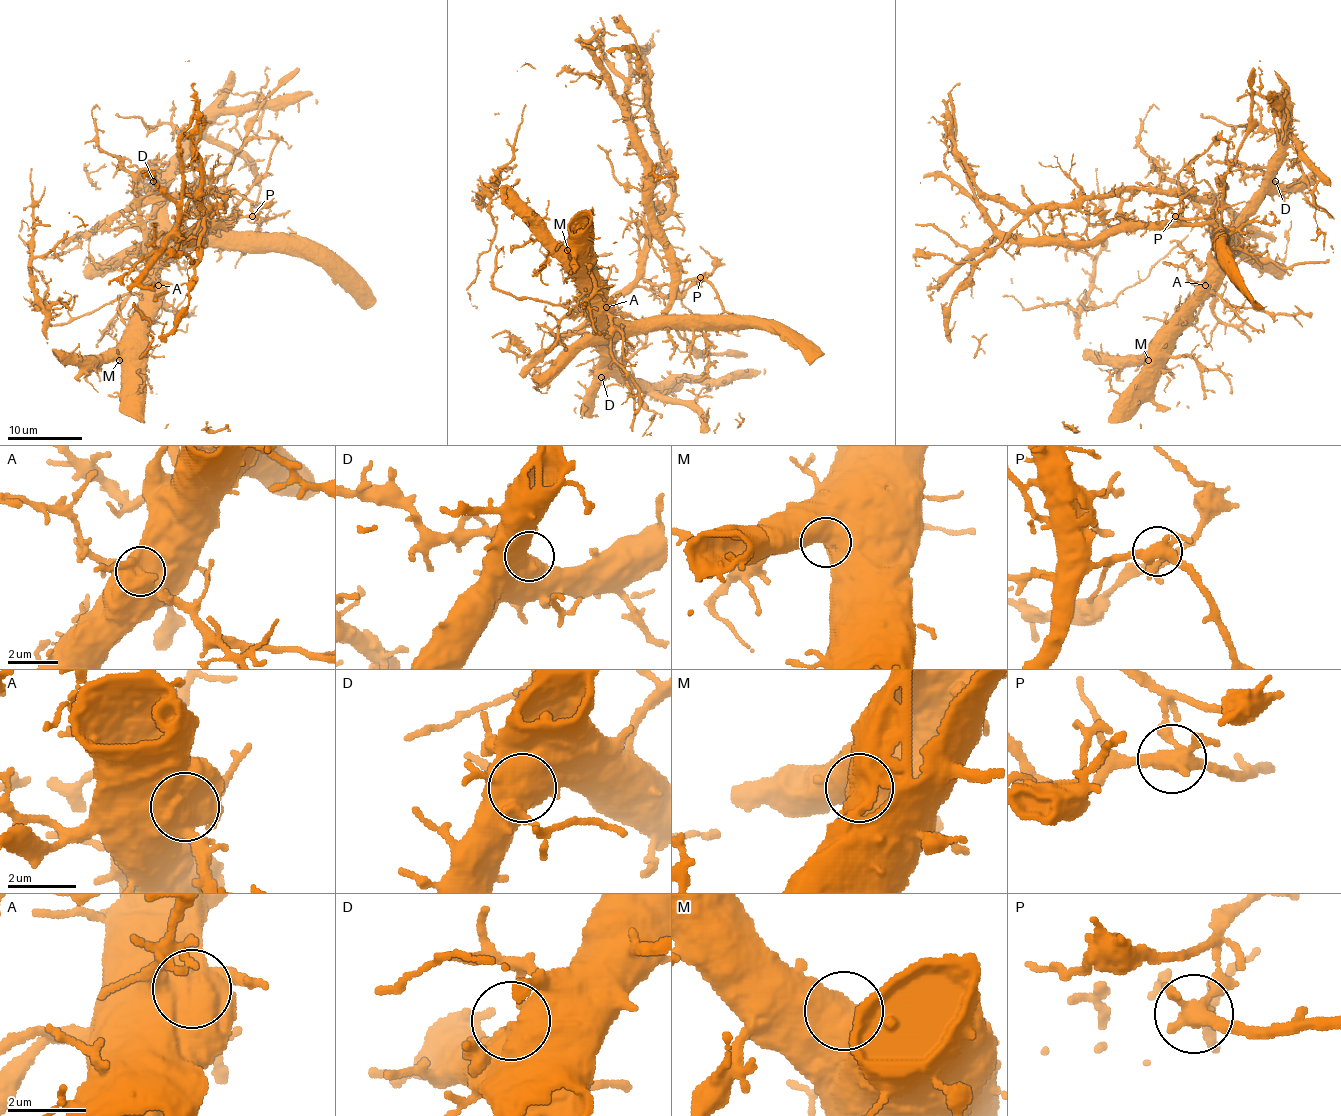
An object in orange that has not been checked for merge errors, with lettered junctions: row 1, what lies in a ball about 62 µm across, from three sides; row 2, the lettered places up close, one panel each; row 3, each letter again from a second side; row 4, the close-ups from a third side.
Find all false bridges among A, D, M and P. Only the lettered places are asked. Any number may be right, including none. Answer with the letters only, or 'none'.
A, P

